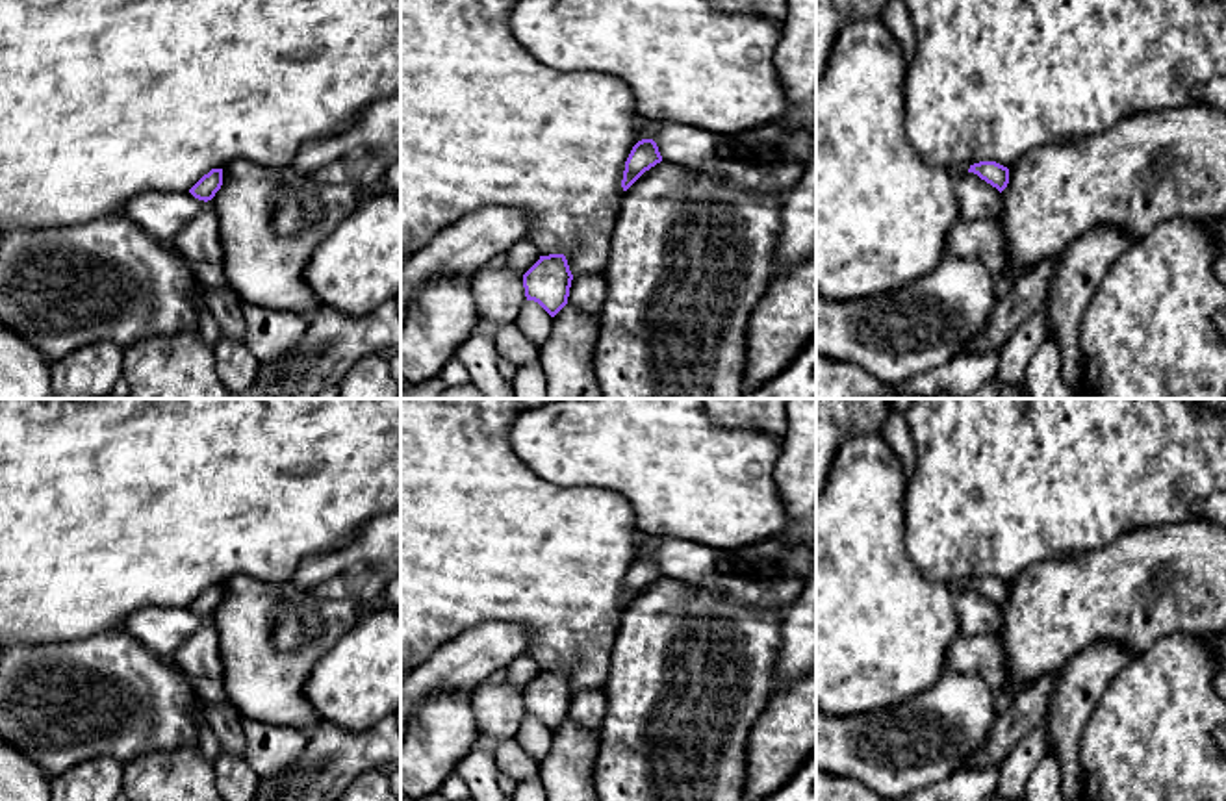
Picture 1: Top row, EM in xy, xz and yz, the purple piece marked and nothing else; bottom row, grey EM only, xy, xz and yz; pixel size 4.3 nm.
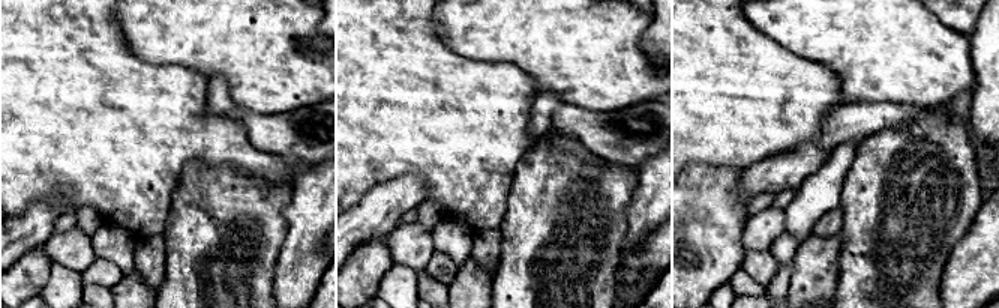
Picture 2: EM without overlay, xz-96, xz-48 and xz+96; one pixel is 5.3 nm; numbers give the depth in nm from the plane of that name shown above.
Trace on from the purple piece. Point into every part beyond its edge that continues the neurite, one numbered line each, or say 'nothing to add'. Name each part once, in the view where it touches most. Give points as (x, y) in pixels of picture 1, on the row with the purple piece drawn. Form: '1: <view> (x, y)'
1: xz (651, 128)

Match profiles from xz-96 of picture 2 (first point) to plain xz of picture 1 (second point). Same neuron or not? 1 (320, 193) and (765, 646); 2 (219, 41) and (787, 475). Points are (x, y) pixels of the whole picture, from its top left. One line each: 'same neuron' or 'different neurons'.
1: different neurons
2: different neurons

